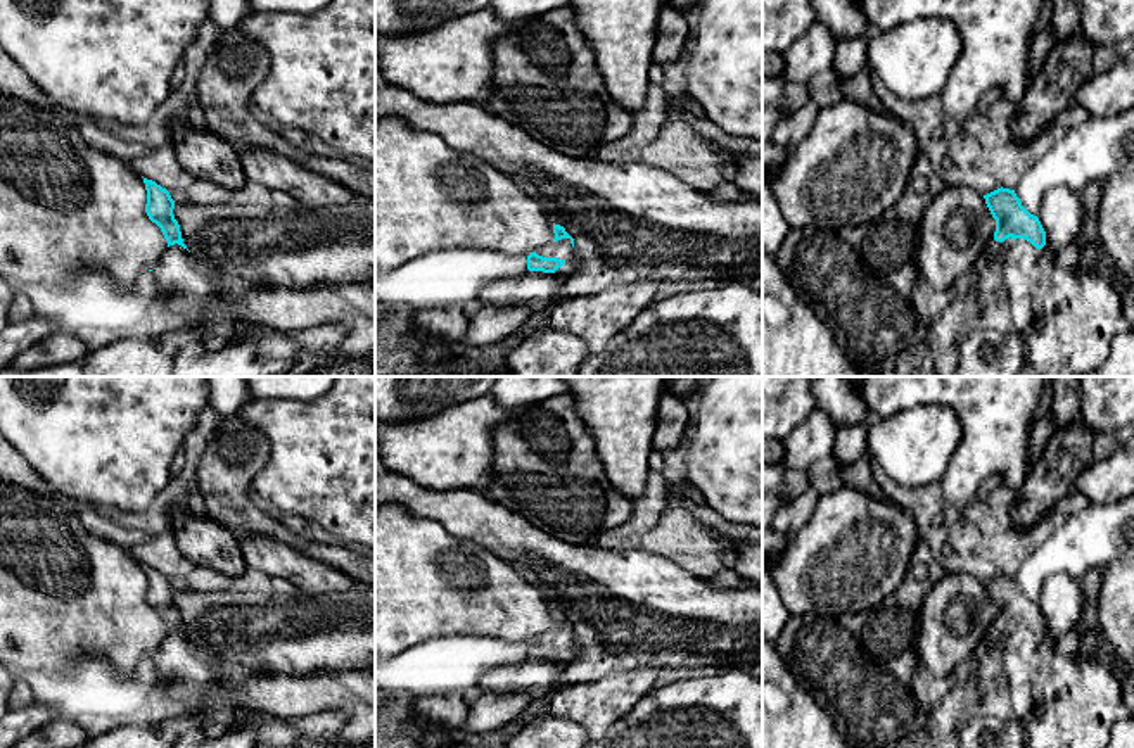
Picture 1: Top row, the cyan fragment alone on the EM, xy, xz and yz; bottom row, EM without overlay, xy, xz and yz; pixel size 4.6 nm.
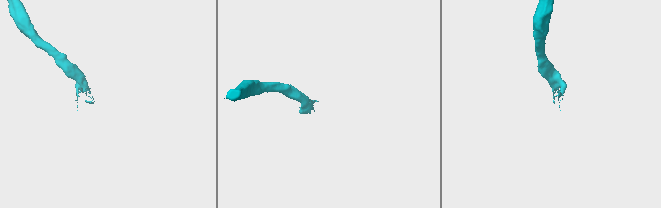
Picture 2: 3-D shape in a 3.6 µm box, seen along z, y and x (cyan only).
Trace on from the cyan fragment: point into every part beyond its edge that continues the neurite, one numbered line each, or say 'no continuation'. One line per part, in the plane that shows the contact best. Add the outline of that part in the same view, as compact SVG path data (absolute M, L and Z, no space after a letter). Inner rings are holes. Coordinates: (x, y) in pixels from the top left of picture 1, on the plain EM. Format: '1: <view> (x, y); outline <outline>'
1: xz (562, 636); outline M570 625L550 629L545 634L538 636L536 641L543 644L564 646L565 651L553 660L558 662L560 665L565 665L577 656L576 636L572 634Z

